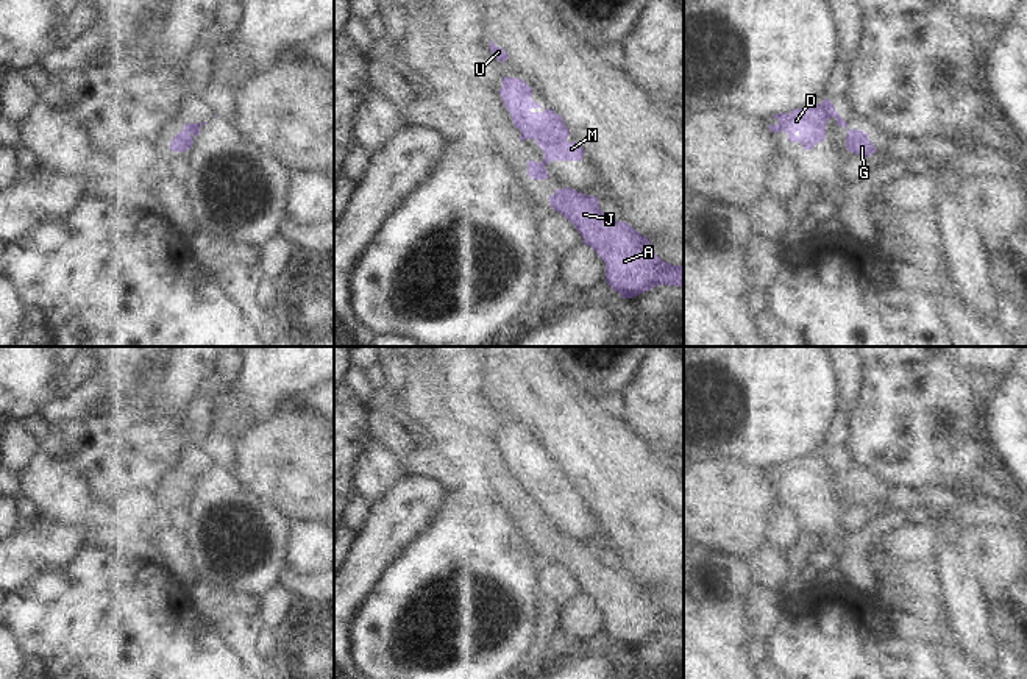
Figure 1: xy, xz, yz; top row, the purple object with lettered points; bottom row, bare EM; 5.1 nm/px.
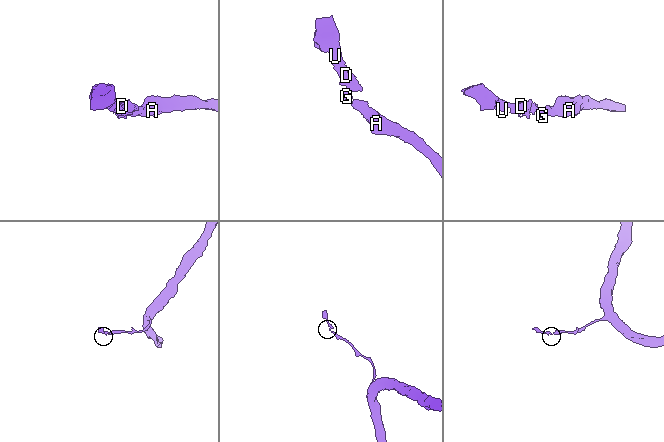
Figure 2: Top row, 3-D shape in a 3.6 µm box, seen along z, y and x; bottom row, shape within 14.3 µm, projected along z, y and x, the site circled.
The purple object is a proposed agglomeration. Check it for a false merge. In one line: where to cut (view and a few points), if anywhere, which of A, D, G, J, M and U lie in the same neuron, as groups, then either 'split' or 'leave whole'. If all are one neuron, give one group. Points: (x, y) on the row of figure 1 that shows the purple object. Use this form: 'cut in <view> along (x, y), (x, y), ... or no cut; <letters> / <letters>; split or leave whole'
cut in xy along (183, 130), (188, 133); A G J / D M U; split

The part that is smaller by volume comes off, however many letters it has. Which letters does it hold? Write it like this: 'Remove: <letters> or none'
Remove: D, M, U

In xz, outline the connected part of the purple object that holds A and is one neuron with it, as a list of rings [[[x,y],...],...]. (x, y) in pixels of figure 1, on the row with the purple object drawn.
[[[563,187],[549,197],[549,204],[576,226],[584,245],[590,245],[606,262],[606,281],[621,298],[634,298],[662,284],[684,287],[684,265],[663,262],[651,250],[648,237],[629,223],[604,215],[598,197]]]

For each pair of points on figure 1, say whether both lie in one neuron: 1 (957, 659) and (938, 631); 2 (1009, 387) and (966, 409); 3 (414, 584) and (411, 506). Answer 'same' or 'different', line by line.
1: same
2: different
3: different

